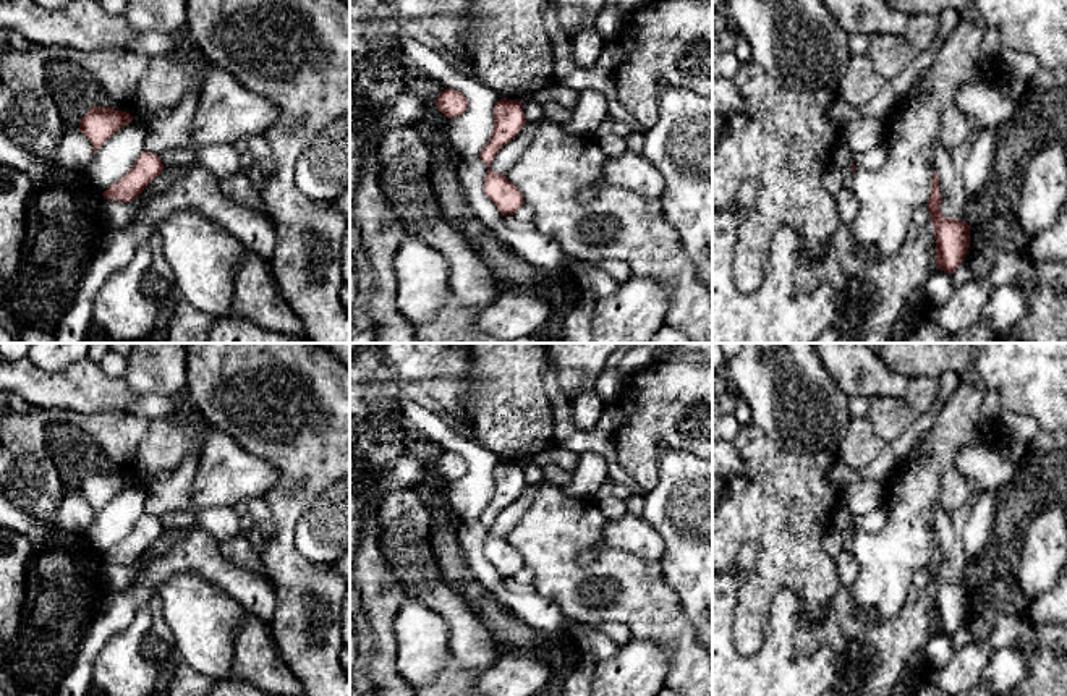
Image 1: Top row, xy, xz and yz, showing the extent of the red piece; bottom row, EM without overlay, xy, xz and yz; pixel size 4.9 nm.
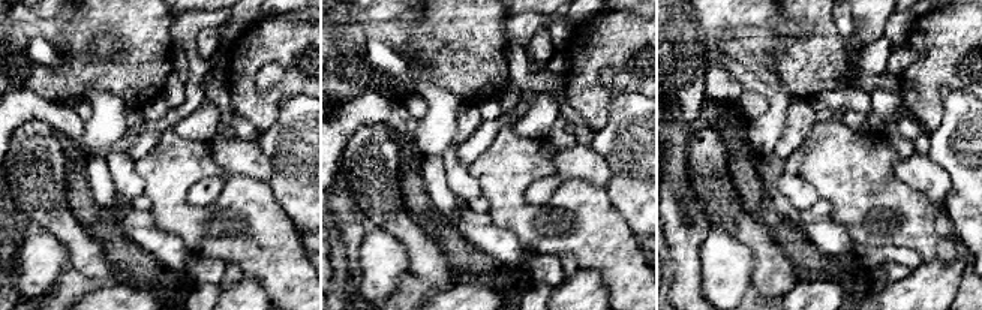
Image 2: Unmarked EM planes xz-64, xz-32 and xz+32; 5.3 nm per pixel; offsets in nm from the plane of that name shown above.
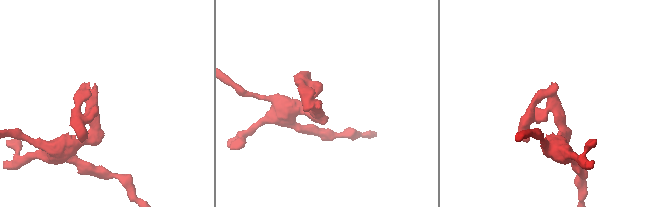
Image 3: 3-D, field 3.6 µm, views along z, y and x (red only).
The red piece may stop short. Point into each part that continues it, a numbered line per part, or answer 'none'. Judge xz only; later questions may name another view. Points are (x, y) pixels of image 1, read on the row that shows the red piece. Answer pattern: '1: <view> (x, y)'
none

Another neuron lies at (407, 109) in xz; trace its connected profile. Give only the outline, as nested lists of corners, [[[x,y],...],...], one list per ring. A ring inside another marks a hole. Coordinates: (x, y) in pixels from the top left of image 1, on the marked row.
[[[403,89],[390,105],[376,115],[371,134],[350,125],[350,201],[356,194],[363,160],[372,144],[392,126],[416,125],[419,121],[429,125],[432,138],[445,136],[450,125],[450,118],[434,104]]]

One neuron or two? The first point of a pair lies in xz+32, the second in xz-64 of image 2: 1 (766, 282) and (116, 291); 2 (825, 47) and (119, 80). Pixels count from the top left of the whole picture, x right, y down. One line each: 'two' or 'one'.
1: two
2: one

